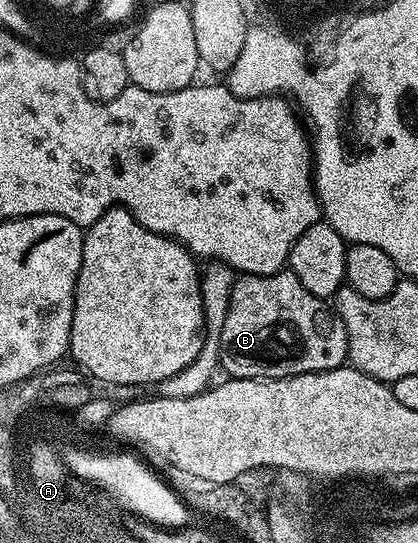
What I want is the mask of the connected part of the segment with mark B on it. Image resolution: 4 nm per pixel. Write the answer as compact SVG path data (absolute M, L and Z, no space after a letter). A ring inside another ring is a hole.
M287 269L275 275L244 275L230 293L230 309L220 334L220 367L234 379L285 379L291 375L329 371L345 366L348 338L342 321L325 300L314 297Z

